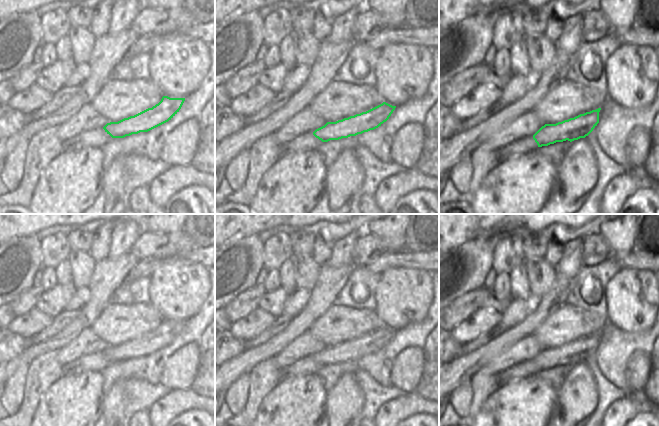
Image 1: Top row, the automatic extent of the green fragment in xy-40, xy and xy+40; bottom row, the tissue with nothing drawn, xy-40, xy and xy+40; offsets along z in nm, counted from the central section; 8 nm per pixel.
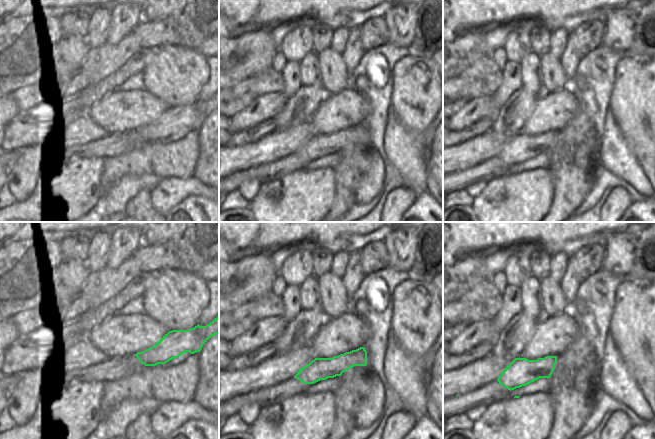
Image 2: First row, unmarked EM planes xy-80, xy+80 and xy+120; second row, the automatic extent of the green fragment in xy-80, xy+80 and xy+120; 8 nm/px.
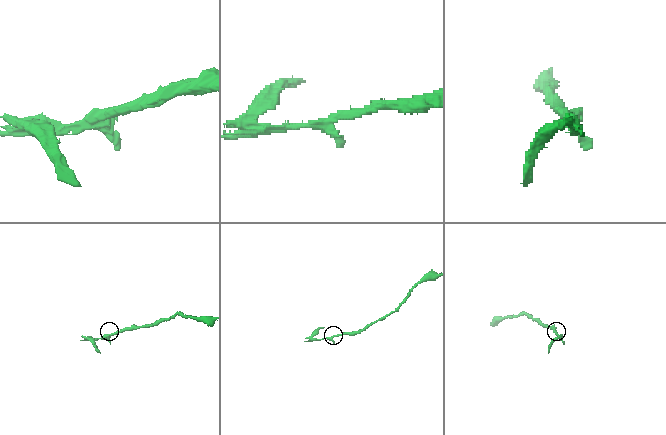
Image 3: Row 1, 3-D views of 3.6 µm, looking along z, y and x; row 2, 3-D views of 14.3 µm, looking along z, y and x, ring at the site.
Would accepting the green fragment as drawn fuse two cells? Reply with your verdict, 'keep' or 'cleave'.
cleave

